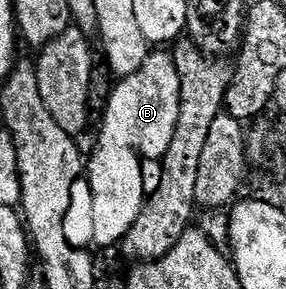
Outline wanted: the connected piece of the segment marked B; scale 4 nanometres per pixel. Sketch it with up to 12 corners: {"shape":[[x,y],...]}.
{"shape":[[167,50],[117,83],[86,163],[92,235],[117,246],[180,113]]}

